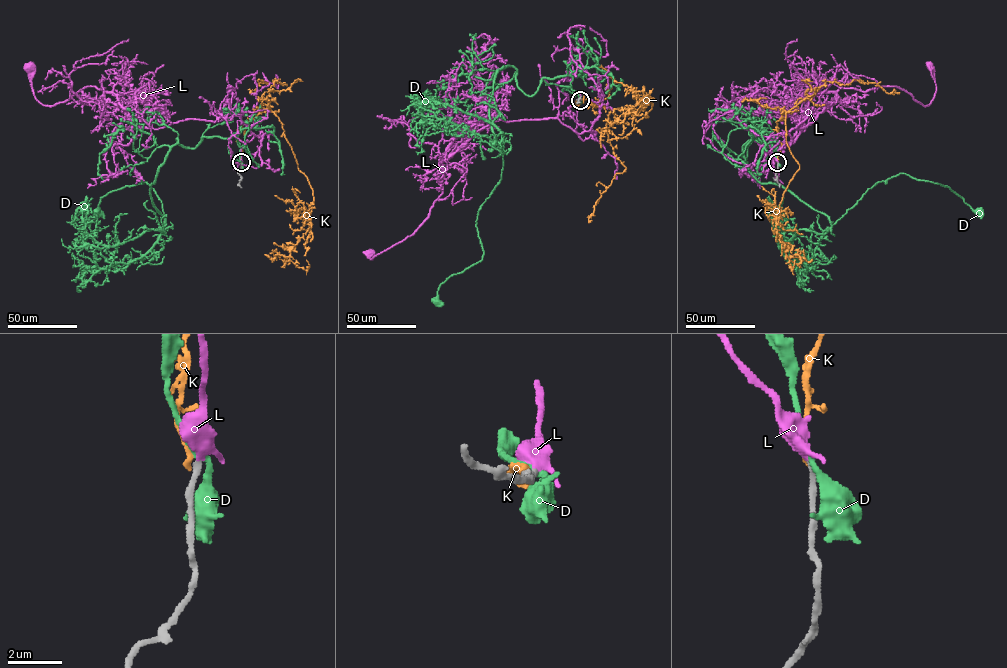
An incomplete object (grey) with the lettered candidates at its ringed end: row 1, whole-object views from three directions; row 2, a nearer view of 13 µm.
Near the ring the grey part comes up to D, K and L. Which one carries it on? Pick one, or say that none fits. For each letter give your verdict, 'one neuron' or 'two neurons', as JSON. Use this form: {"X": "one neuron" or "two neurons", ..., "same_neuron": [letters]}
{"D": "two neurons", "K": "two neurons", "L": "one neuron", "same_neuron": ["L"]}

